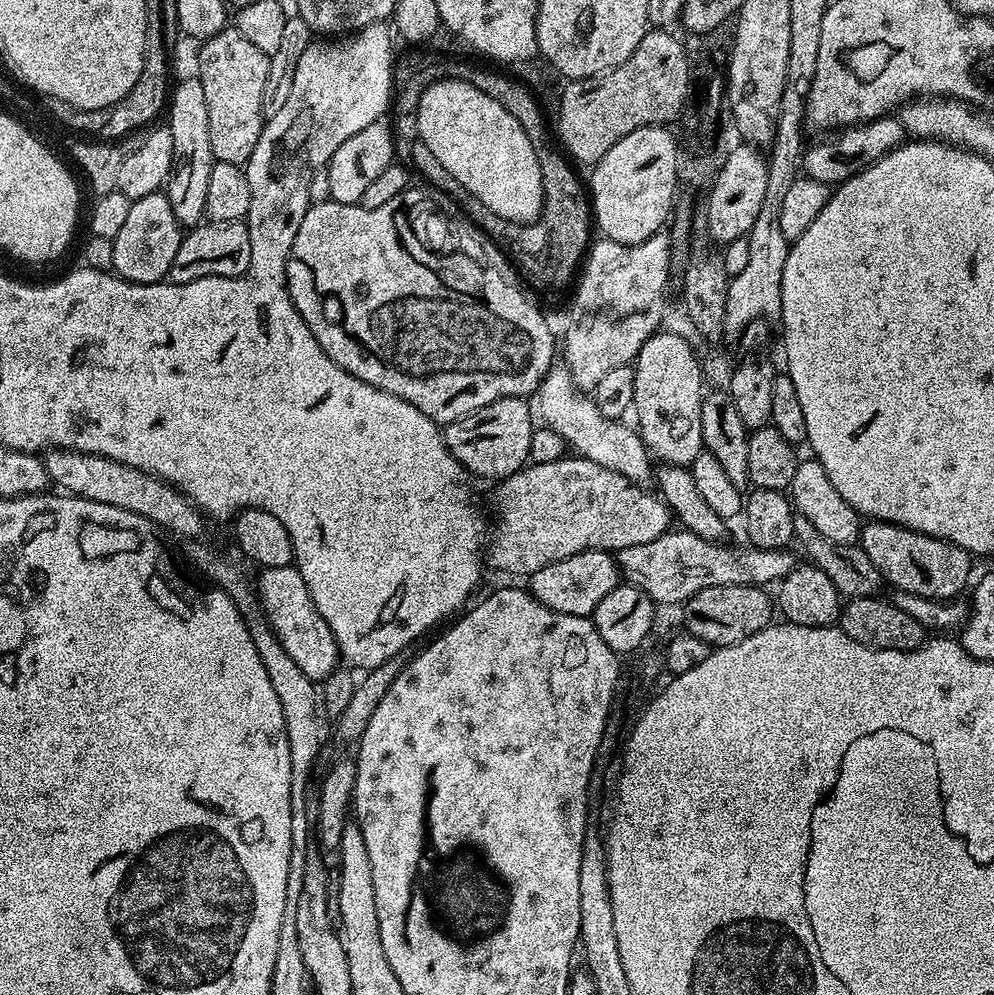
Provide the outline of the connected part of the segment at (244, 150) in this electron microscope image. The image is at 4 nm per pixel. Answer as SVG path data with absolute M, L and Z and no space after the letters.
M225 26L218 34L199 45L200 57L196 60L198 78L206 94L206 115L210 118L210 146L216 162L247 164L254 146L264 129L266 113L262 98L266 94L266 78L270 78L270 58L250 43L234 26Z

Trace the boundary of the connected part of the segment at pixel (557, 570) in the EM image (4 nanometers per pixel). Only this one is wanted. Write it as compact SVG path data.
M579 552L562 562L550 562L533 576L527 577L526 588L533 598L562 614L591 617L592 611L621 583L620 565L611 552Z

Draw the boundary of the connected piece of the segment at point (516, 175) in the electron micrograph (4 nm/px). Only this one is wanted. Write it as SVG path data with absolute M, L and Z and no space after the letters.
M445 78L429 85L421 95L417 110L417 134L434 153L434 158L446 166L446 170L472 196L477 196L482 206L490 206L496 216L515 224L531 224L539 220L544 211L544 171L536 157L532 140L526 130L490 95L476 89L470 81Z

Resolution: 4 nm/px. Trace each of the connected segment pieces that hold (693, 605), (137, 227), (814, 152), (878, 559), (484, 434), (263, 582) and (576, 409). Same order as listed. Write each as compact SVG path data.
M727 584L698 590L698 594L686 601L683 627L712 648L725 648L734 642L742 642L742 638L750 638L750 634L758 634L758 630L773 623L774 600L764 592L767 591L763 587L754 584Z
M163 191L133 200L122 230L111 240L114 246L111 271L131 284L161 283L174 262L174 254L178 254L181 235L182 225L174 218L174 210Z
M885 114L867 124L844 126L835 134L828 134L825 140L817 144L809 143L804 149L803 175L810 180L817 180L829 186L844 184L854 174L878 162L889 152L905 143L906 133L899 115Z
M869 519L861 527L858 543L862 550L866 550L870 562L878 566L881 581L885 585L893 584L896 592L914 594L931 600L955 600L965 595L973 579L972 553L962 550L962 546L954 546L950 542L915 532L906 526Z
M507 396L452 424L443 425L444 441L450 454L454 454L454 458L458 458L458 462L462 462L473 477L485 476L491 482L499 482L520 471L529 463L530 438L534 427L528 403L527 399L519 396Z
M287 564L277 568L260 568L258 574L260 581L255 581L254 588L258 593L260 607L264 609L283 650L306 674L306 678L313 682L327 680L341 663L340 645L336 643L330 626L326 626L326 618L318 614L318 606L314 606L314 598L310 598L303 571Z
M554 366L548 371L540 384L538 399L540 416L544 419L541 421L558 430L573 453L585 456L590 462L598 462L598 466L606 466L606 470L614 470L635 484L648 486L653 483L654 460L639 431L632 426L627 428L620 420L606 418L602 410L598 410L595 399L573 384L567 368Z

